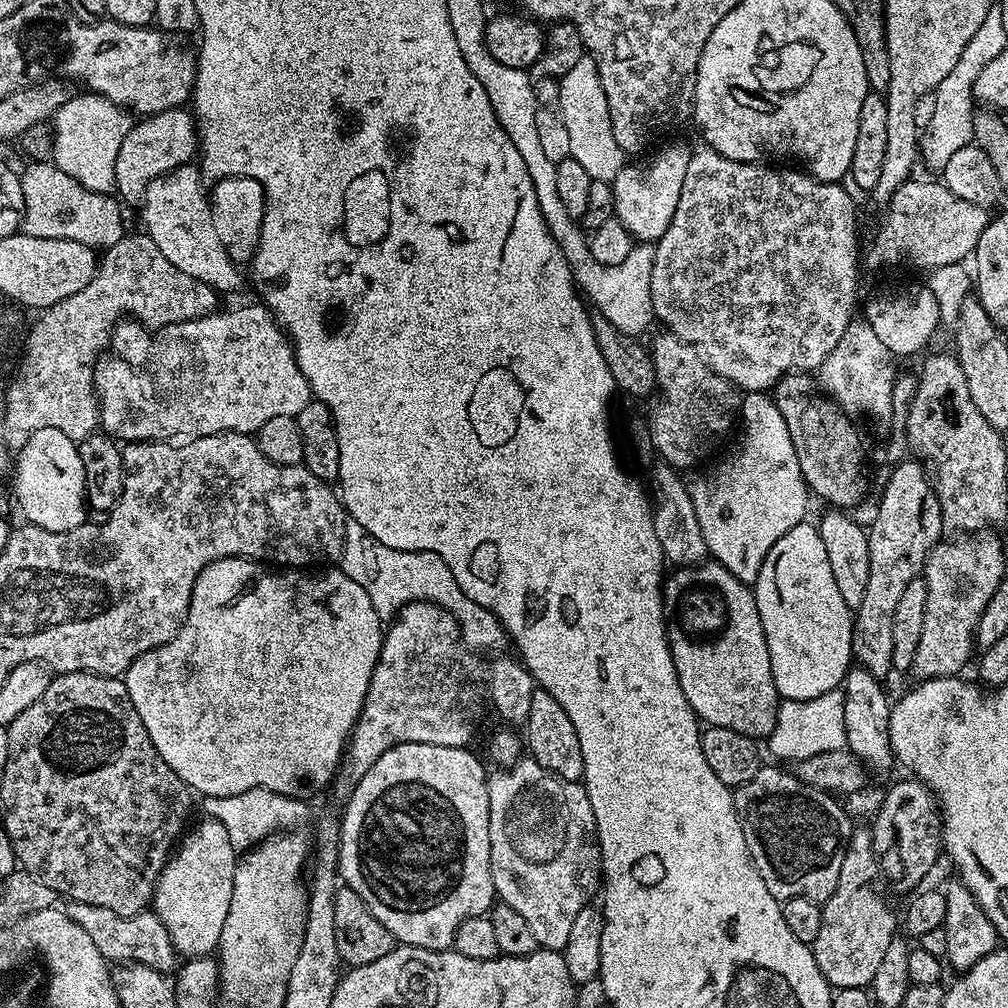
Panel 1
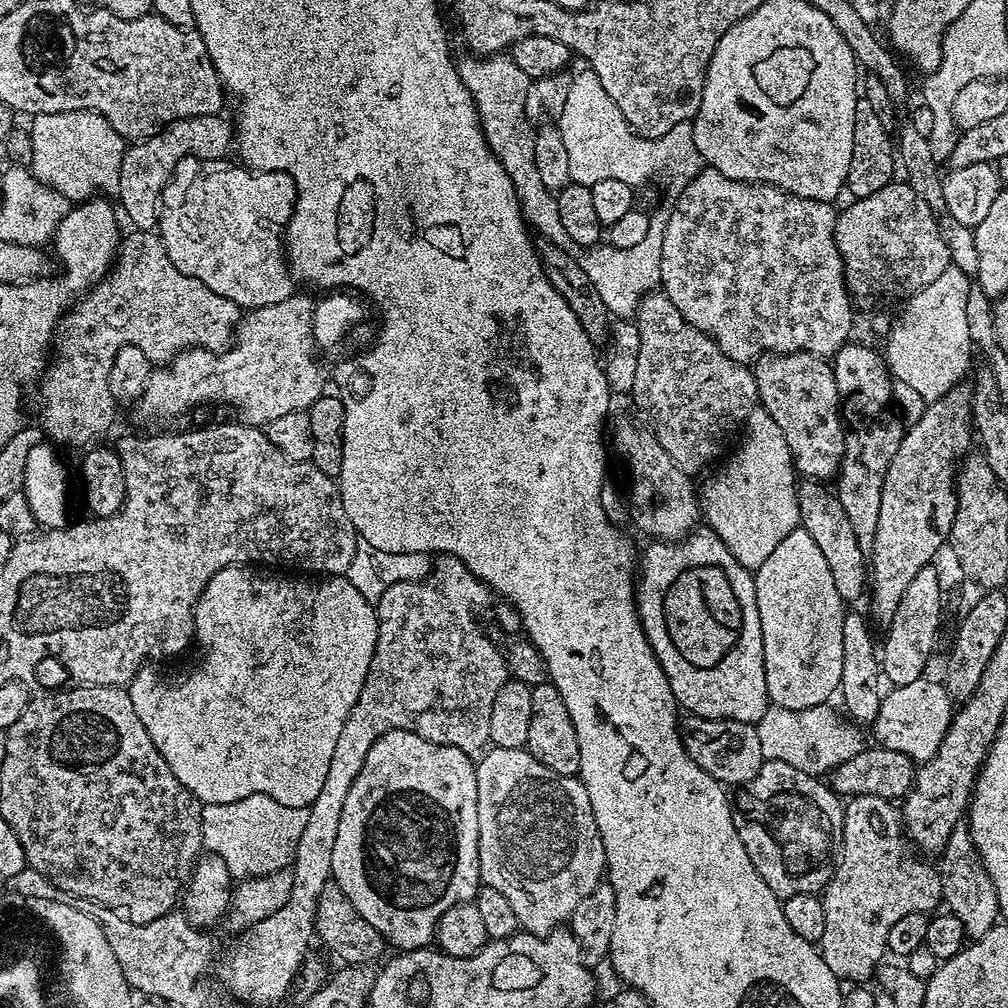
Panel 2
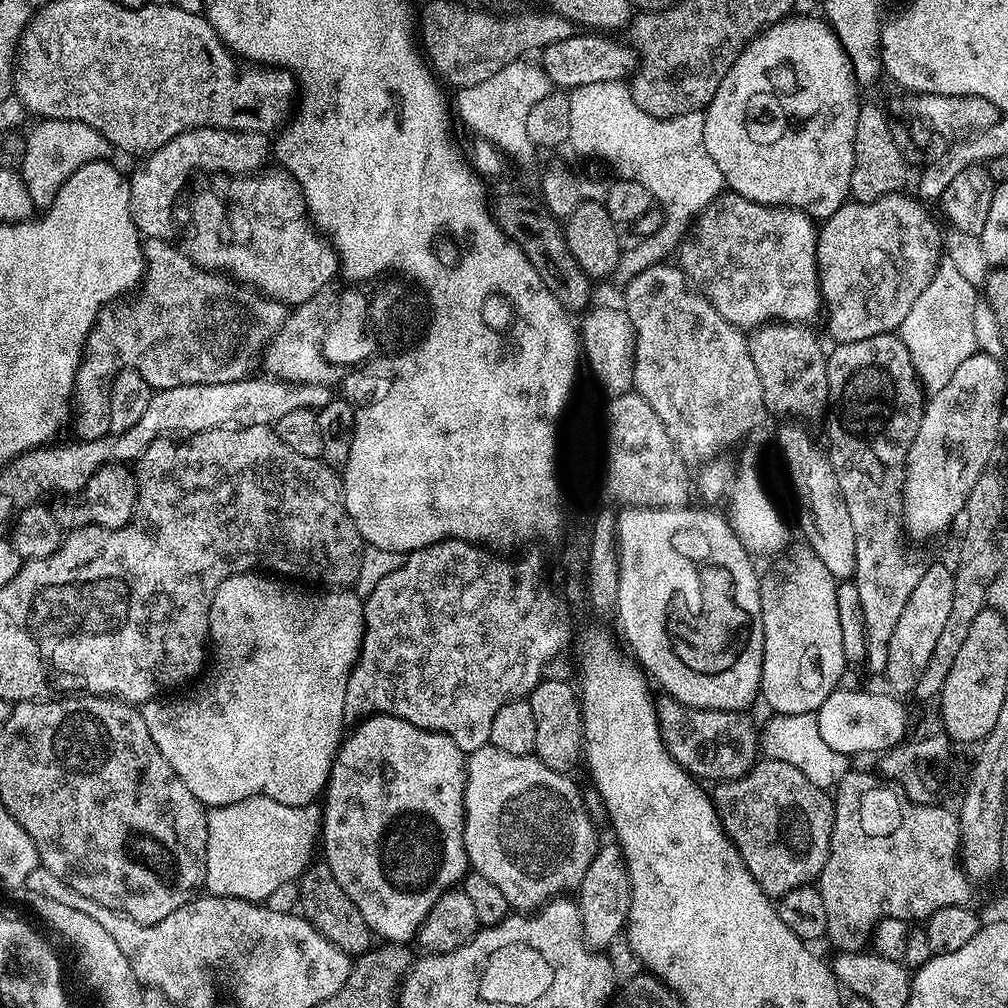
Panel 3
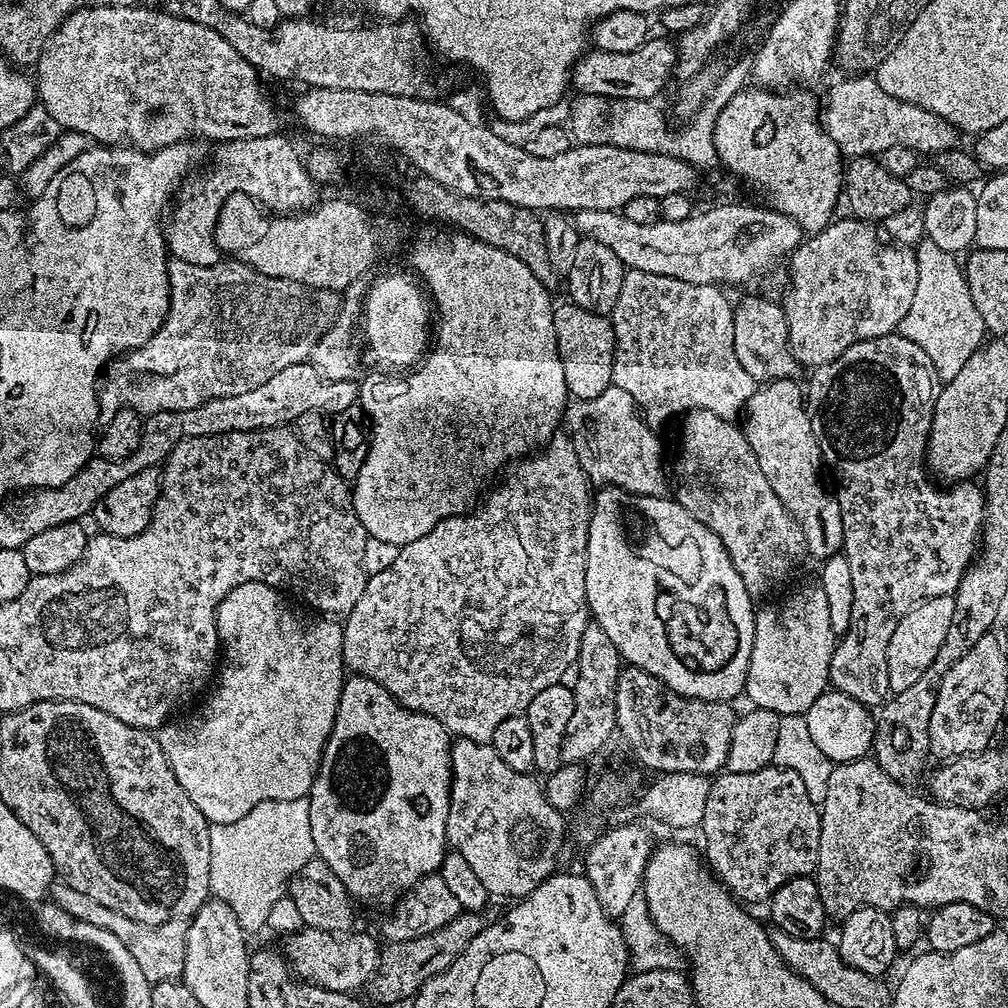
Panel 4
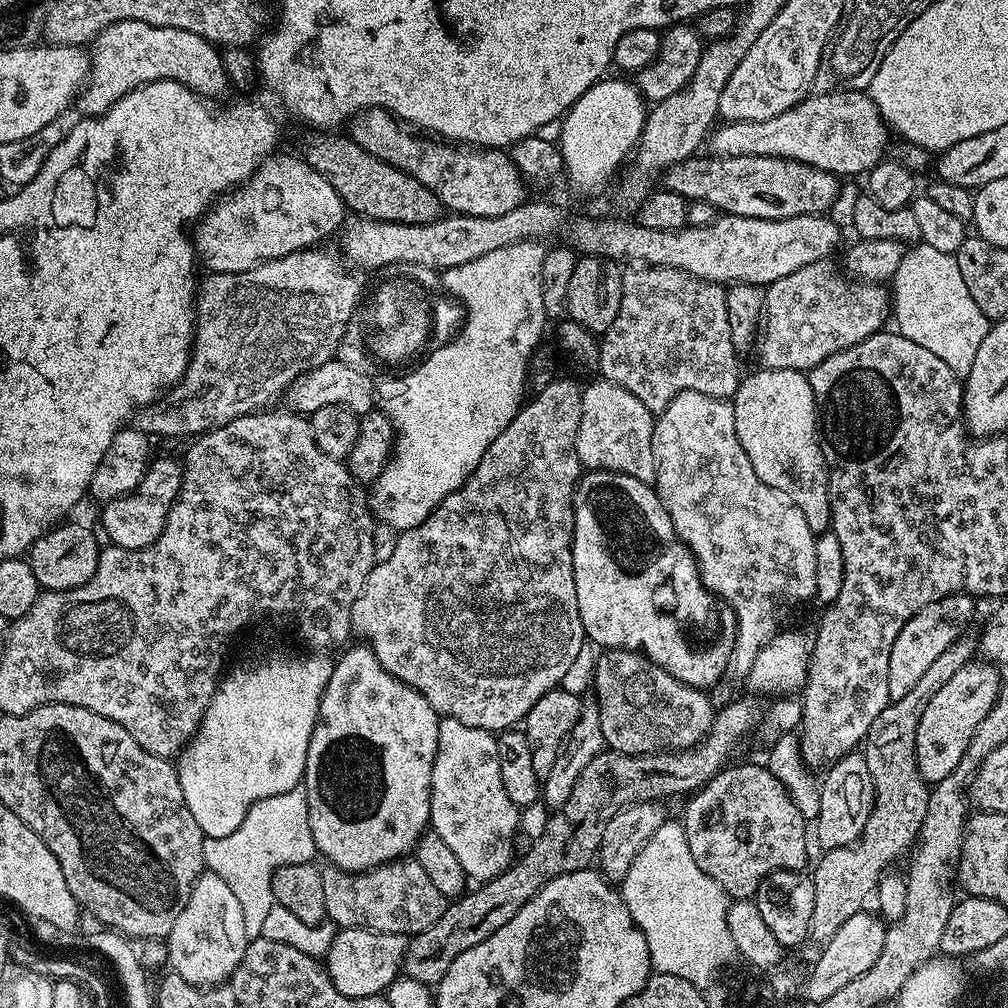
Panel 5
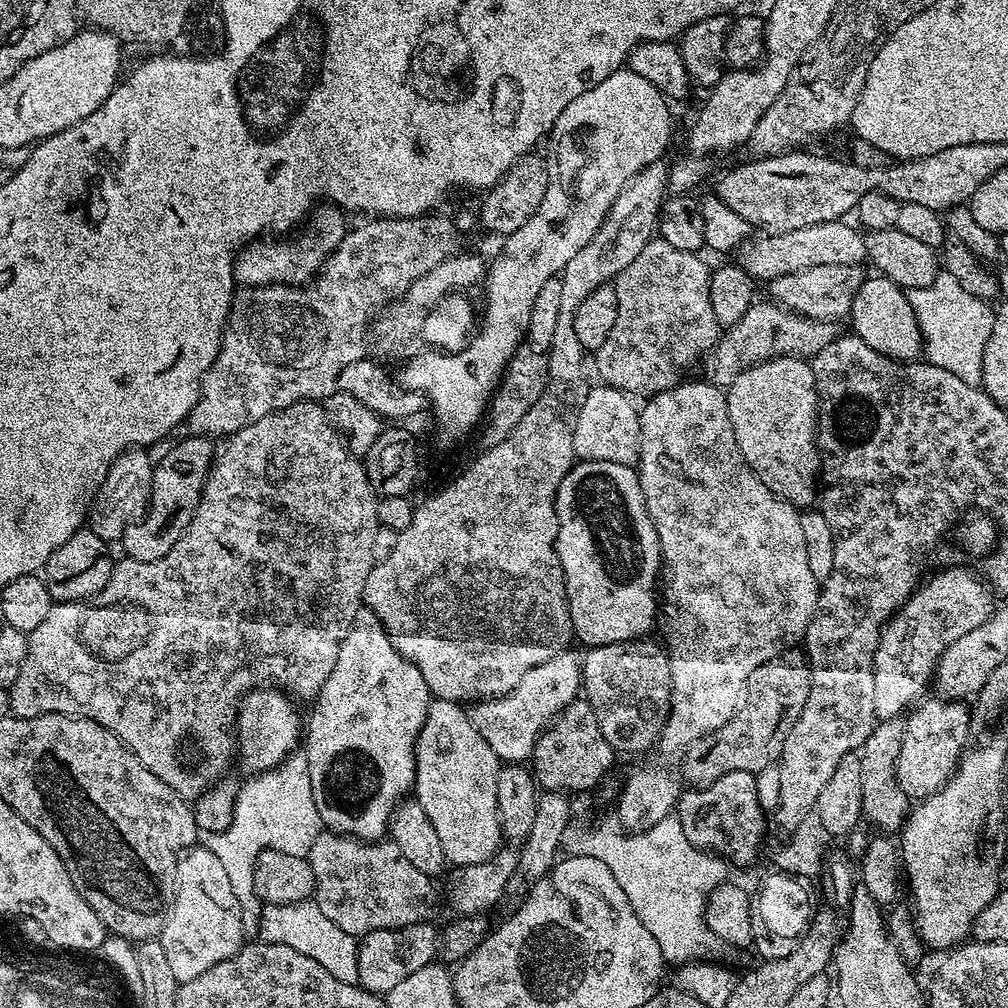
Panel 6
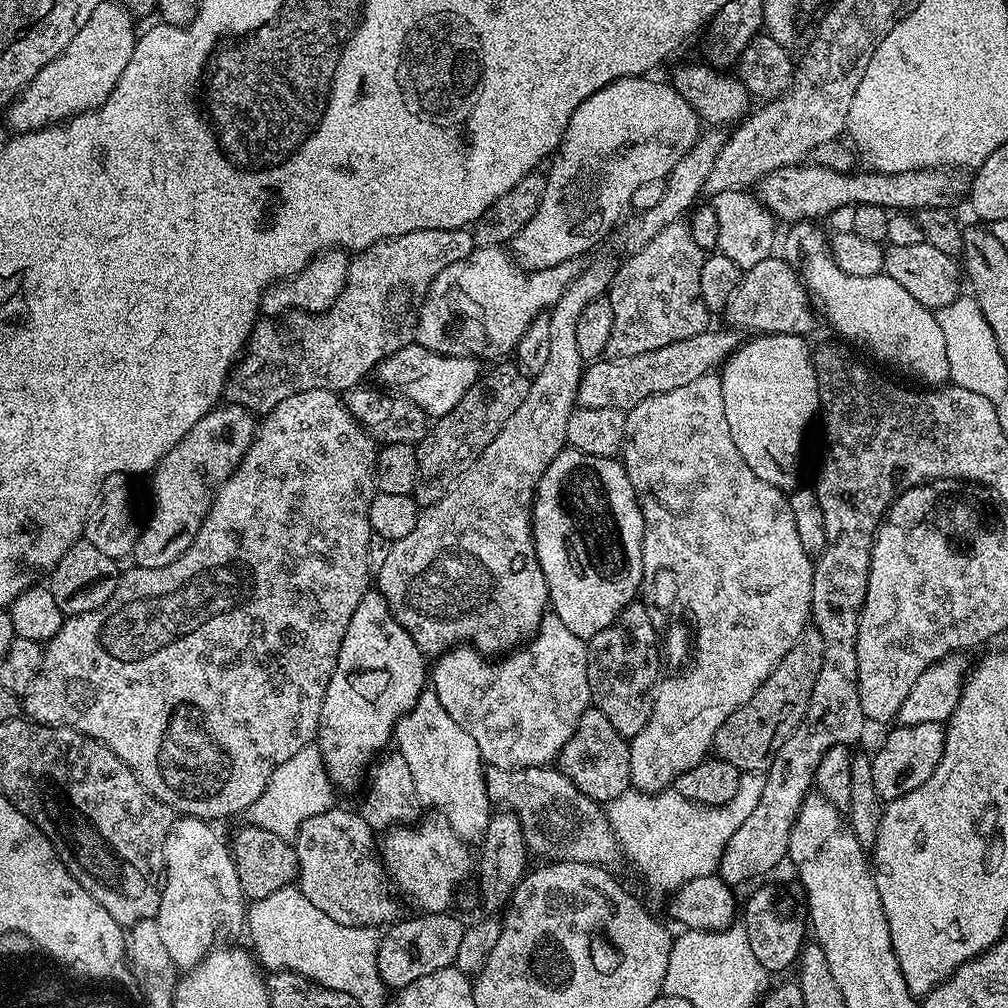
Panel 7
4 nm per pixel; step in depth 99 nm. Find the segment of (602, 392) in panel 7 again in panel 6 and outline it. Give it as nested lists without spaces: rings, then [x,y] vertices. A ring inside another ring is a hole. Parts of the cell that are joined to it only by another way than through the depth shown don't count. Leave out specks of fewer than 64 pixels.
[[[767,302],[768,304],[753,303],[752,307],[734,322],[721,335],[720,340],[712,347],[710,361],[712,360],[711,383],[727,386],[738,378],[748,368],[761,364],[775,356],[799,356],[811,358],[818,354],[838,335],[837,325],[826,320],[811,320],[809,316],[800,316],[791,312],[783,304]]]

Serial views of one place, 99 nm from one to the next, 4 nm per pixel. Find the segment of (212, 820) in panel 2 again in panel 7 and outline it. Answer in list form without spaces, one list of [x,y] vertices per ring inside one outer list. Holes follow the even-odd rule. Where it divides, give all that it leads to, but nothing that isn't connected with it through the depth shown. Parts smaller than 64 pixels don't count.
[[[310,743],[298,754],[294,754],[270,778],[266,790],[248,808],[247,819],[262,830],[270,830],[270,834],[278,834],[285,838],[295,837],[296,832],[306,822],[306,818],[314,818],[314,814],[322,814],[334,807],[334,789],[332,779],[324,765],[319,747]]]

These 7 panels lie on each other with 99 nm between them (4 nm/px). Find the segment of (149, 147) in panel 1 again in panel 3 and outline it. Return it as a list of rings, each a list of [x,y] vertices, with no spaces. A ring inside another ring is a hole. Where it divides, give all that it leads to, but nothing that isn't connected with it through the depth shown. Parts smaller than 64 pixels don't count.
[[[191,128],[182,134],[178,134],[170,142],[166,142],[158,150],[147,153],[144,160],[132,176],[127,177],[128,189],[130,190],[130,202],[128,213],[134,222],[134,226],[140,231],[141,237],[163,236],[171,237],[172,232],[172,203],[176,195],[184,188],[188,175],[195,168],[205,168],[208,172],[229,172],[229,177],[243,177],[245,174],[256,174],[264,167],[263,164],[270,160],[270,140],[263,132],[235,132],[229,128]]]

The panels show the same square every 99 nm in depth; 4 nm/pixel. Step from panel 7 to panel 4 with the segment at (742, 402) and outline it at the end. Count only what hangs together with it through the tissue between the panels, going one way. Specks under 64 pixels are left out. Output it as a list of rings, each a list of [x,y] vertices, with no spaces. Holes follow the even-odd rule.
[[[795,379],[773,380],[757,387],[746,409],[748,421],[743,421],[742,427],[744,436],[750,442],[750,450],[754,450],[754,458],[758,458],[758,466],[762,466],[762,474],[766,474],[766,482],[770,482],[770,490],[778,494],[778,498],[795,516],[804,535],[807,553],[817,560],[823,560],[837,555],[843,549],[842,510],[835,495],[829,489],[827,492],[823,482],[820,481],[820,468],[822,469],[820,443],[816,441],[816,431],[812,428],[812,414],[806,403],[805,389],[799,388],[796,383]]]

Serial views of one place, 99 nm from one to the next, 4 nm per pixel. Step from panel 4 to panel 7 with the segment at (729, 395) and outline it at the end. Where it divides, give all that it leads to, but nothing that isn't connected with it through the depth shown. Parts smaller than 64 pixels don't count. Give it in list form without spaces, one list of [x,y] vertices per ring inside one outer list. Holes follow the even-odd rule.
[[[683,219],[670,222],[666,230],[658,230],[650,242],[633,251],[621,268],[615,269],[612,287],[606,298],[614,310],[614,330],[610,334],[608,352],[616,358],[627,358],[670,346],[670,342],[689,340],[709,327],[710,310],[702,302],[700,279],[705,249],[694,242],[692,232]]]

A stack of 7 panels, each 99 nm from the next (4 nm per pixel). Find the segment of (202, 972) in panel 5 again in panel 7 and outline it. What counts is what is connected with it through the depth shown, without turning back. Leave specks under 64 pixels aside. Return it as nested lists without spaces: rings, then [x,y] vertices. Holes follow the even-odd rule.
[[[180,818],[173,823],[172,831],[164,840],[165,874],[162,881],[162,902],[158,906],[155,920],[158,922],[160,937],[170,958],[174,958],[177,969],[187,970],[201,964],[209,952],[217,947],[216,935],[223,928],[236,928],[245,923],[246,901],[242,886],[238,882],[238,870],[232,861],[232,853],[226,840],[215,832],[206,820]]]

